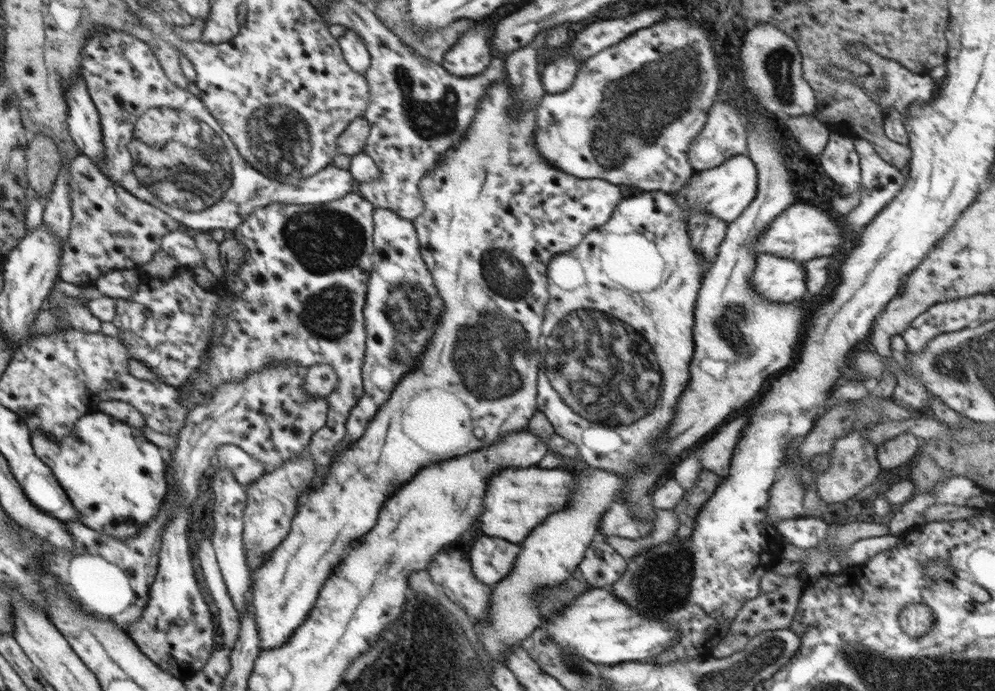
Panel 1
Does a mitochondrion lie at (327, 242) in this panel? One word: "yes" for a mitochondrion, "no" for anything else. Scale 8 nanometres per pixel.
yes

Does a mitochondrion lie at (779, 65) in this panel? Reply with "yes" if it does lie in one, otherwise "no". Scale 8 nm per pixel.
yes

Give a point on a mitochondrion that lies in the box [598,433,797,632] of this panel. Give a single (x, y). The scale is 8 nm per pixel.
(660, 583)

